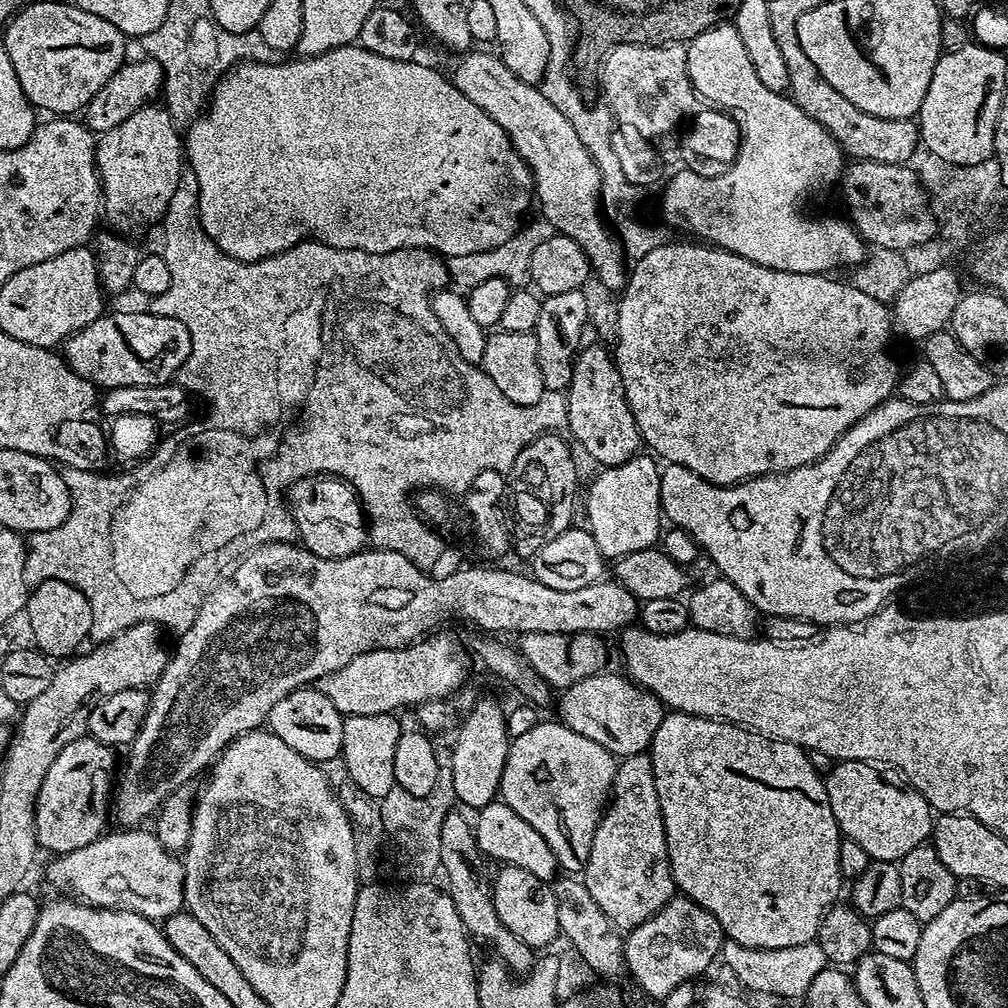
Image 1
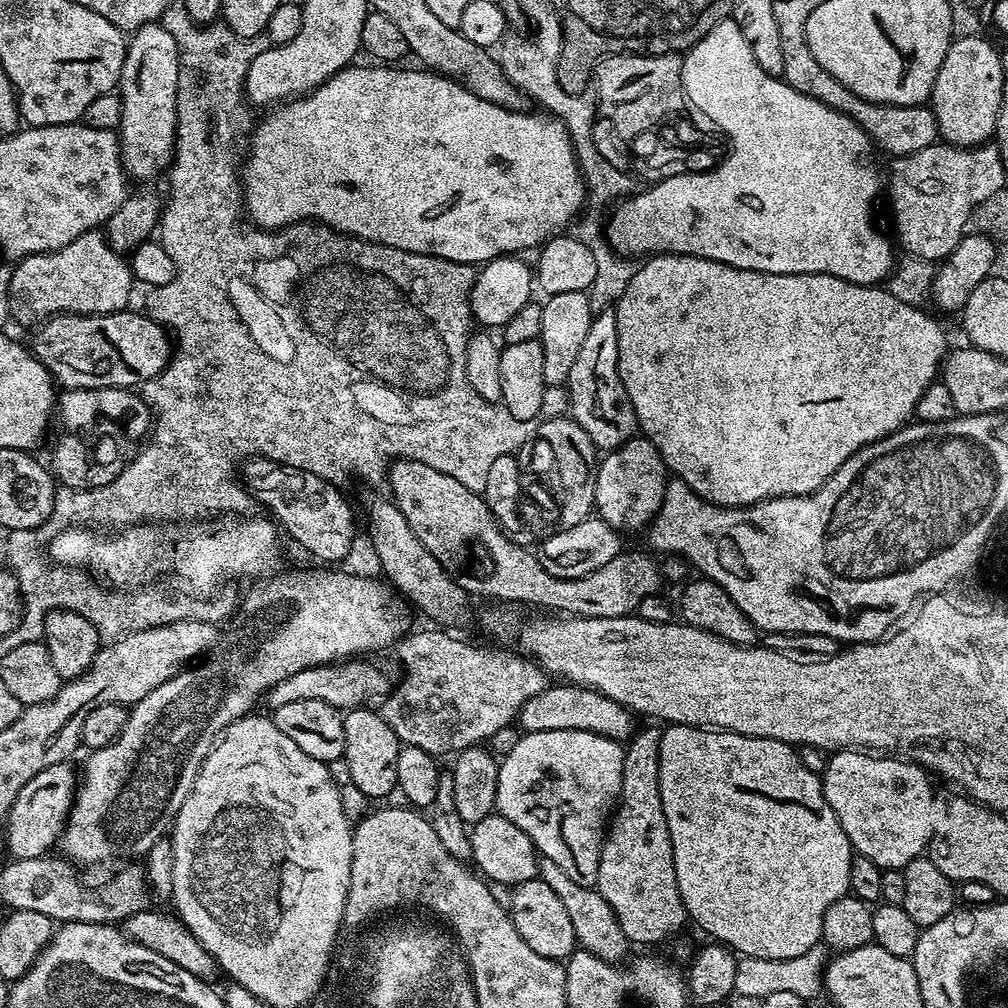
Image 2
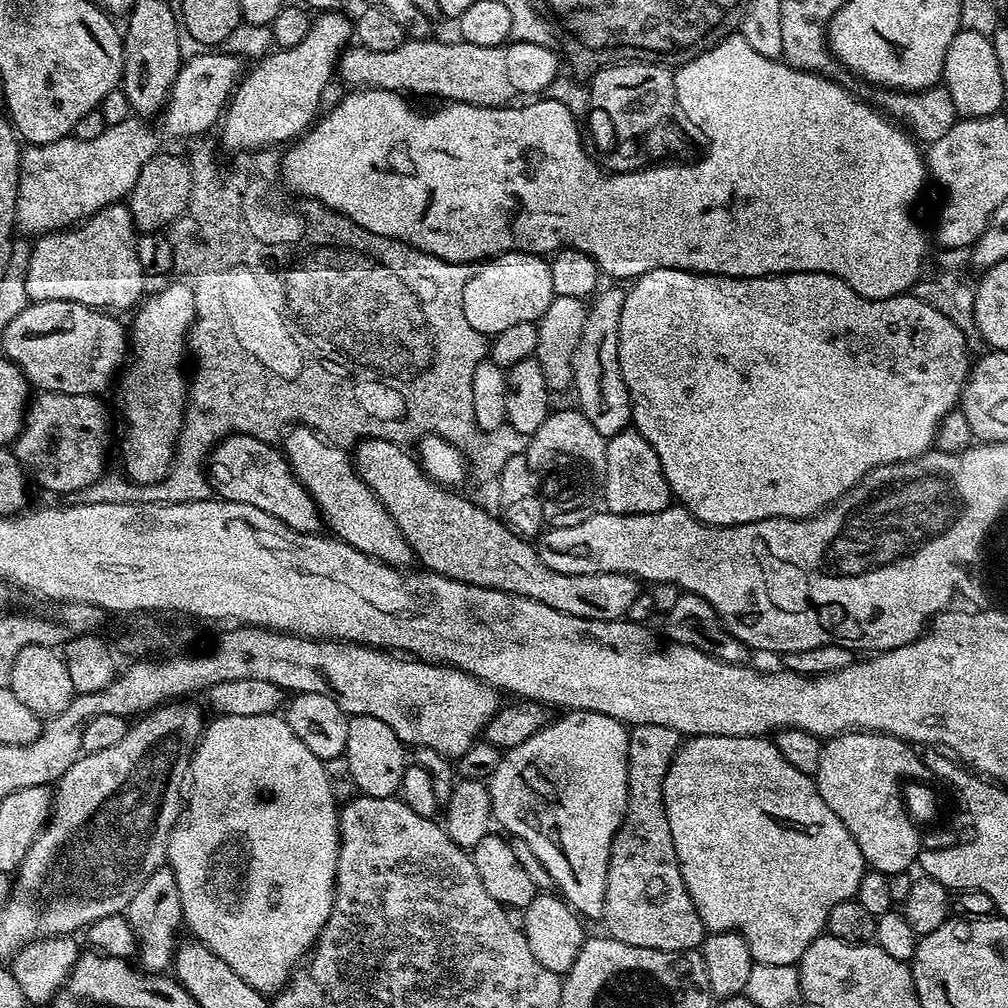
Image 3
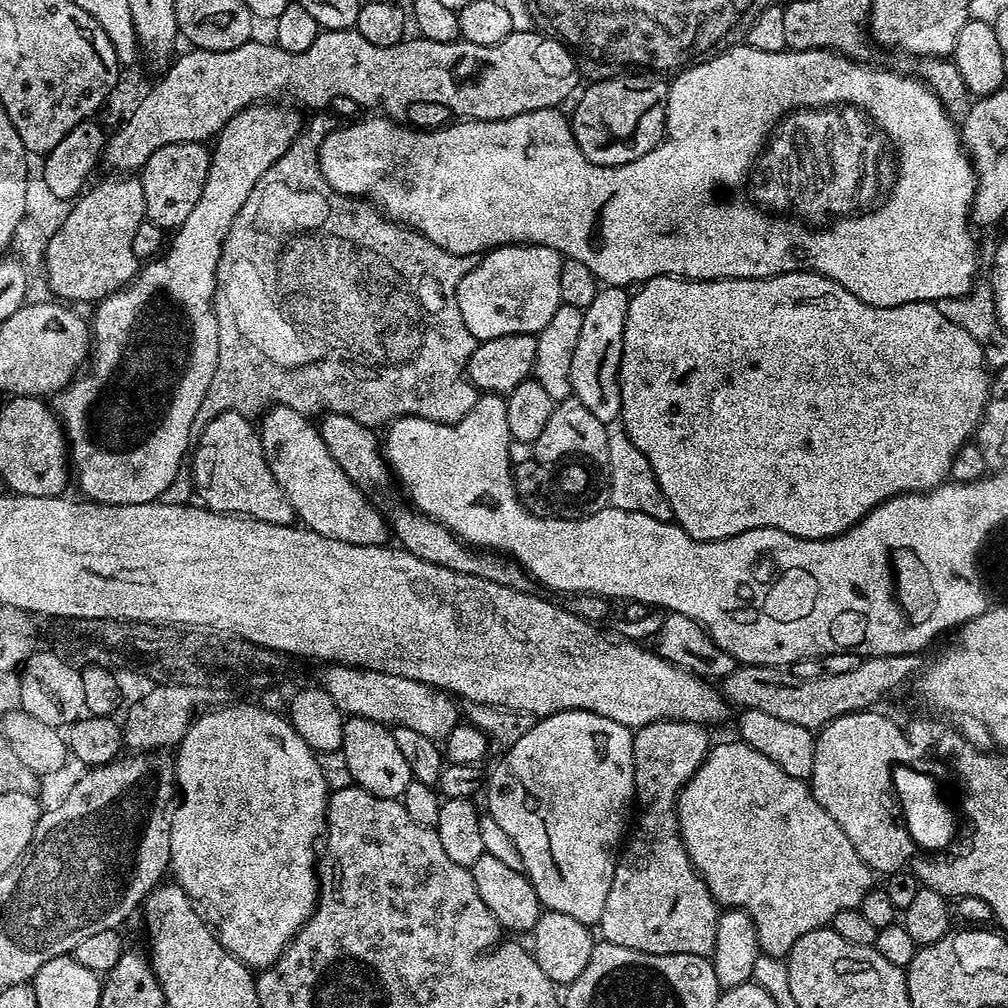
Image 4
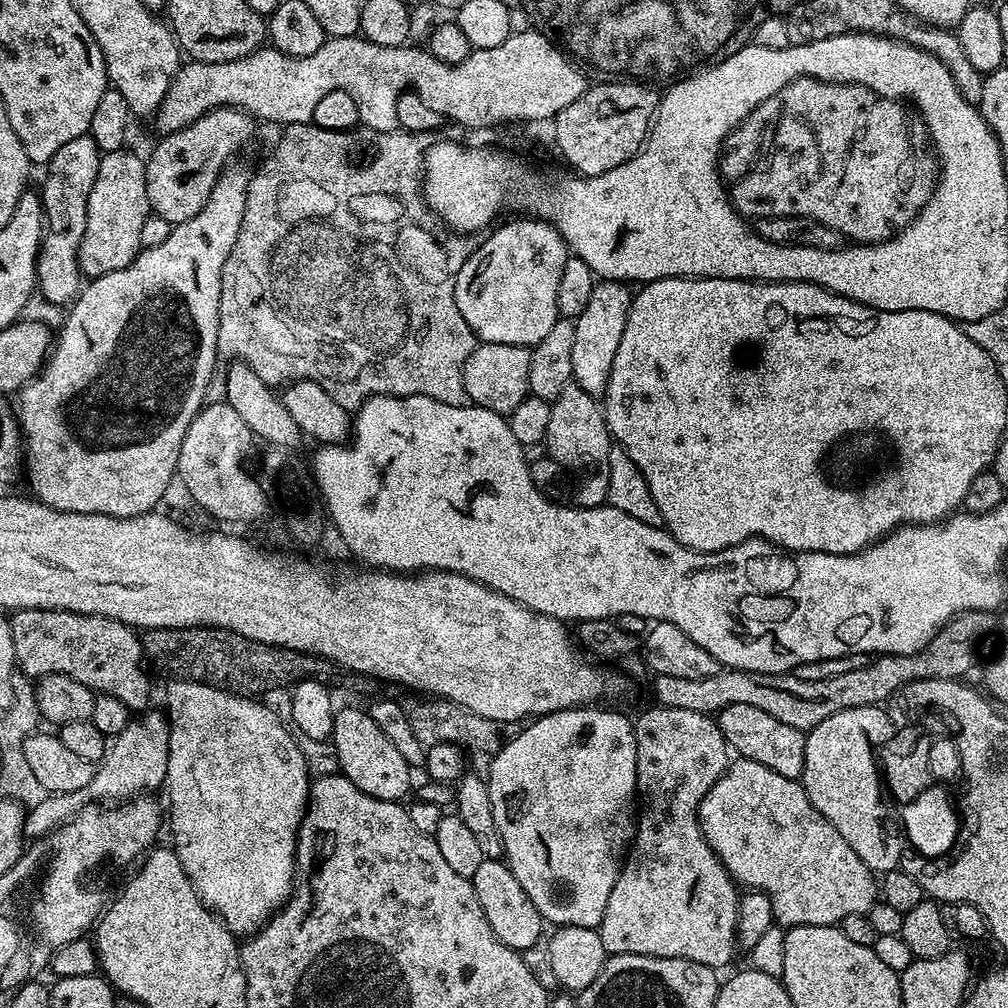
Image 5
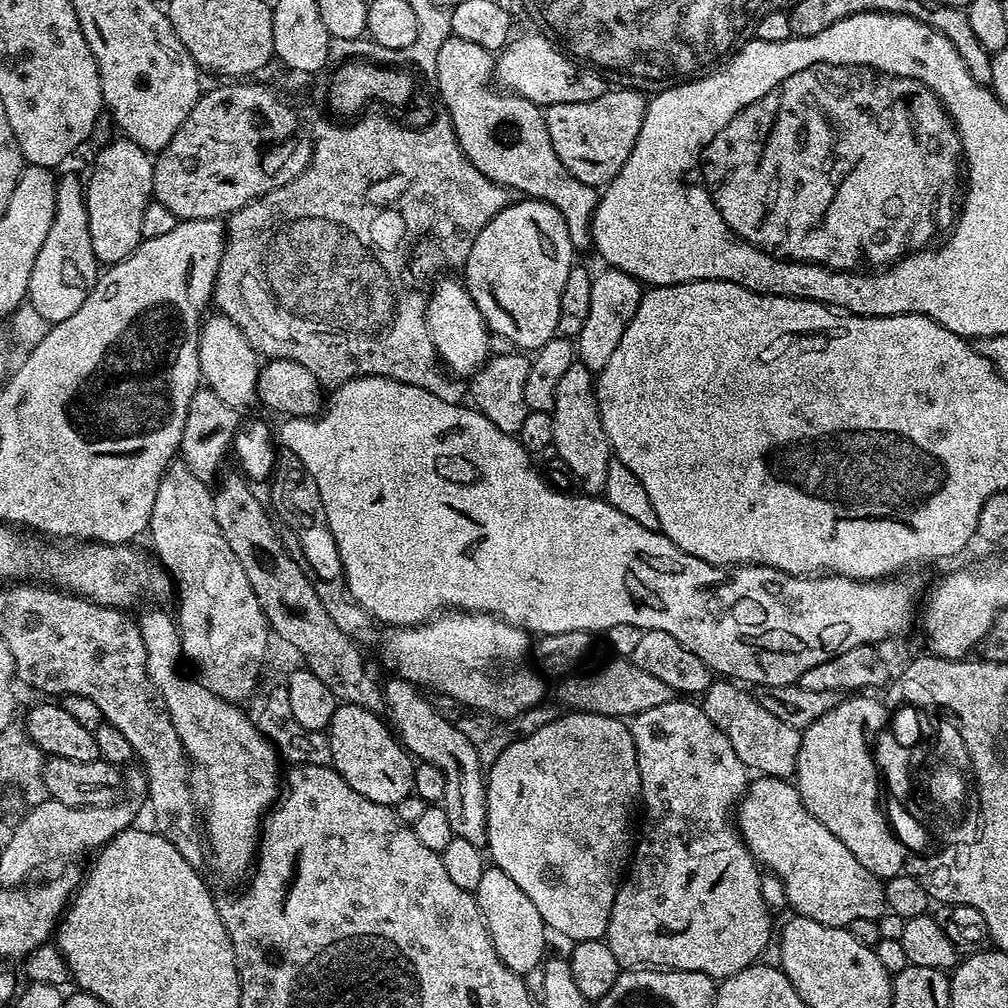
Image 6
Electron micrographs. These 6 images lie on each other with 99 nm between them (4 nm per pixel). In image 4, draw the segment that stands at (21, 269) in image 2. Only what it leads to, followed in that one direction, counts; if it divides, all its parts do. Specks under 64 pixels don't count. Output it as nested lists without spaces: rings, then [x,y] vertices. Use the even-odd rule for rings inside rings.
[[[112,174],[109,180],[98,180],[73,203],[65,222],[46,246],[51,295],[64,302],[104,300],[119,288],[125,288],[138,271],[134,233],[146,218],[142,182],[132,174]]]

